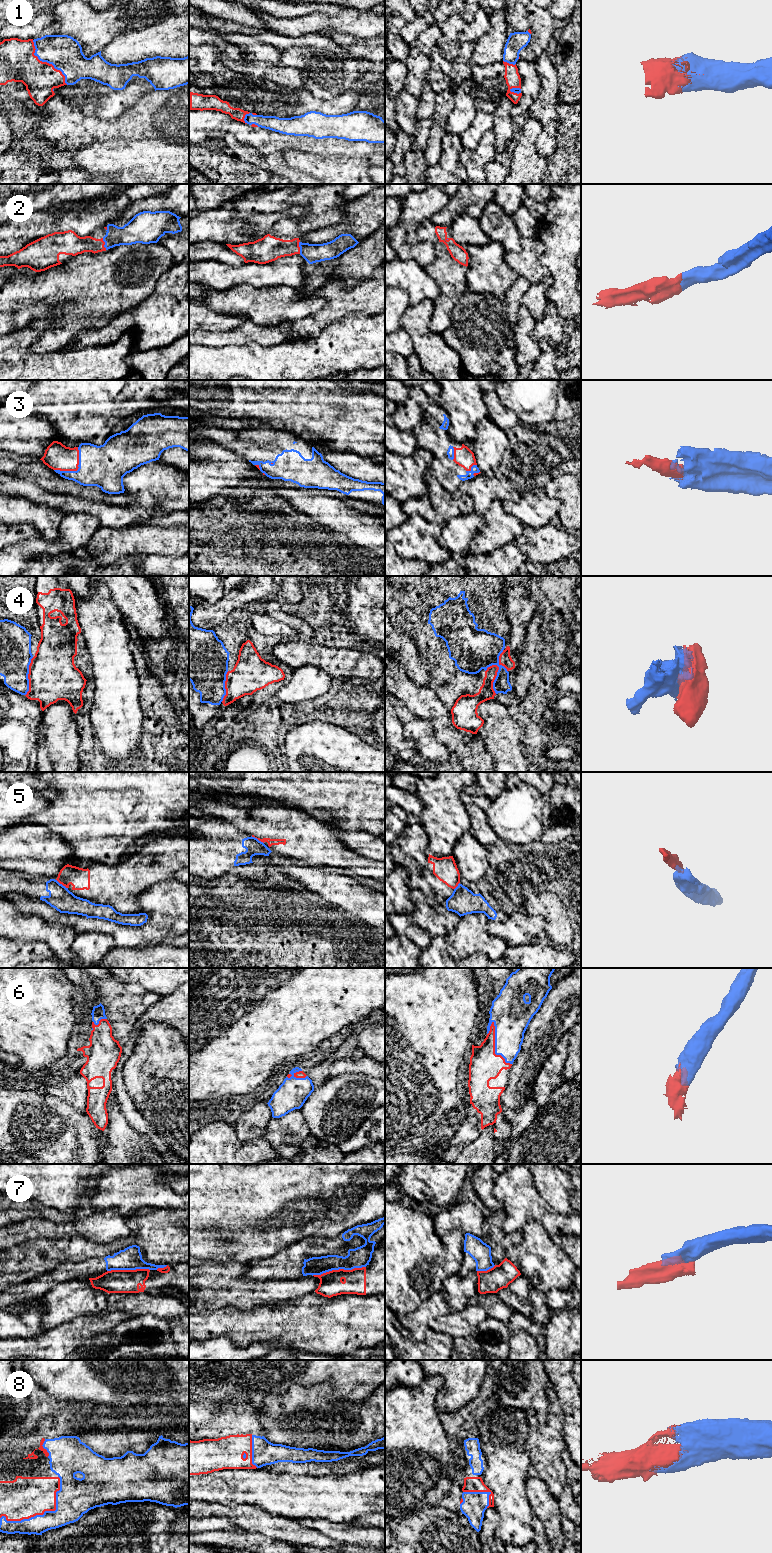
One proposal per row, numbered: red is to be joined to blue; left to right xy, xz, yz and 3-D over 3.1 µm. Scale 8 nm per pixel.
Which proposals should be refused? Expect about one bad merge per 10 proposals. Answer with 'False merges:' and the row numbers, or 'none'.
False merges: 4, 5, 7

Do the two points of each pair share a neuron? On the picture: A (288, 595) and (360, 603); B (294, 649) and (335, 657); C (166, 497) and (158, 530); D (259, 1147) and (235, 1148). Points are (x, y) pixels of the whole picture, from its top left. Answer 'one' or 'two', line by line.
A: two
B: one
C: two
D: one

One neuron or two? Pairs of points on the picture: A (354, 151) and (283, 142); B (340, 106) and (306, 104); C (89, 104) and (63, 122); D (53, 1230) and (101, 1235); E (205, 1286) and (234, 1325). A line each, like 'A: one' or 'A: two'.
A: one
B: one
C: two
D: one
E: two

